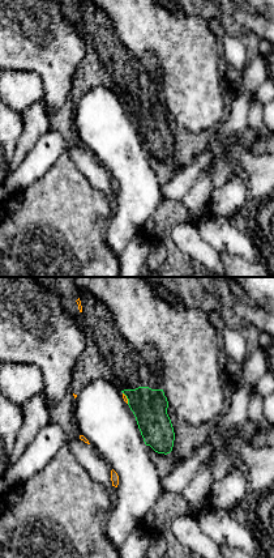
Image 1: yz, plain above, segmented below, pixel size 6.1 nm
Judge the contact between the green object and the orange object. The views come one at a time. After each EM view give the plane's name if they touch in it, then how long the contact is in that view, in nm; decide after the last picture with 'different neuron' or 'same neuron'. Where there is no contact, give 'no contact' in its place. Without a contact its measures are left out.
contact in yz; length 80 nm

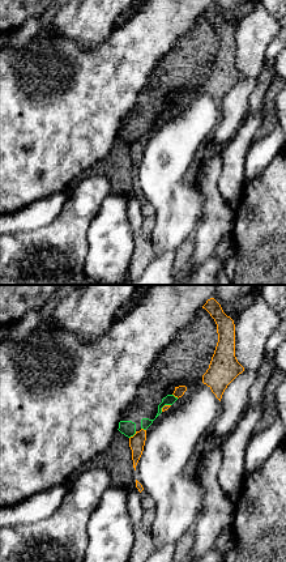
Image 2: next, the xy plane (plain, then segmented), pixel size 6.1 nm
contact in xy; length 60 nm

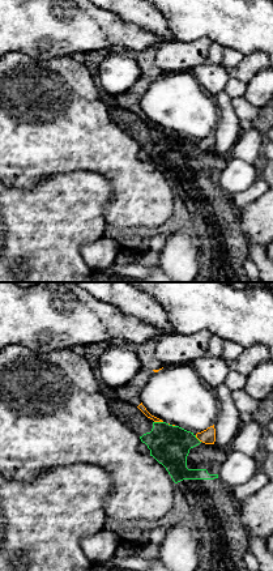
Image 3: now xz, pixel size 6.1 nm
contact in xz; length 60 nm

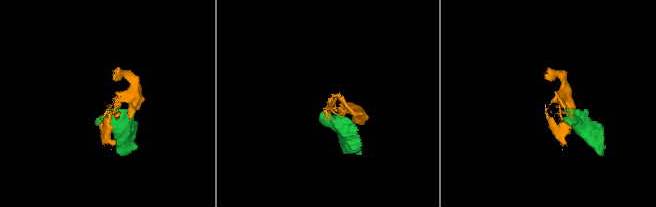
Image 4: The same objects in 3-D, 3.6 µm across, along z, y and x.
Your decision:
different neuron

